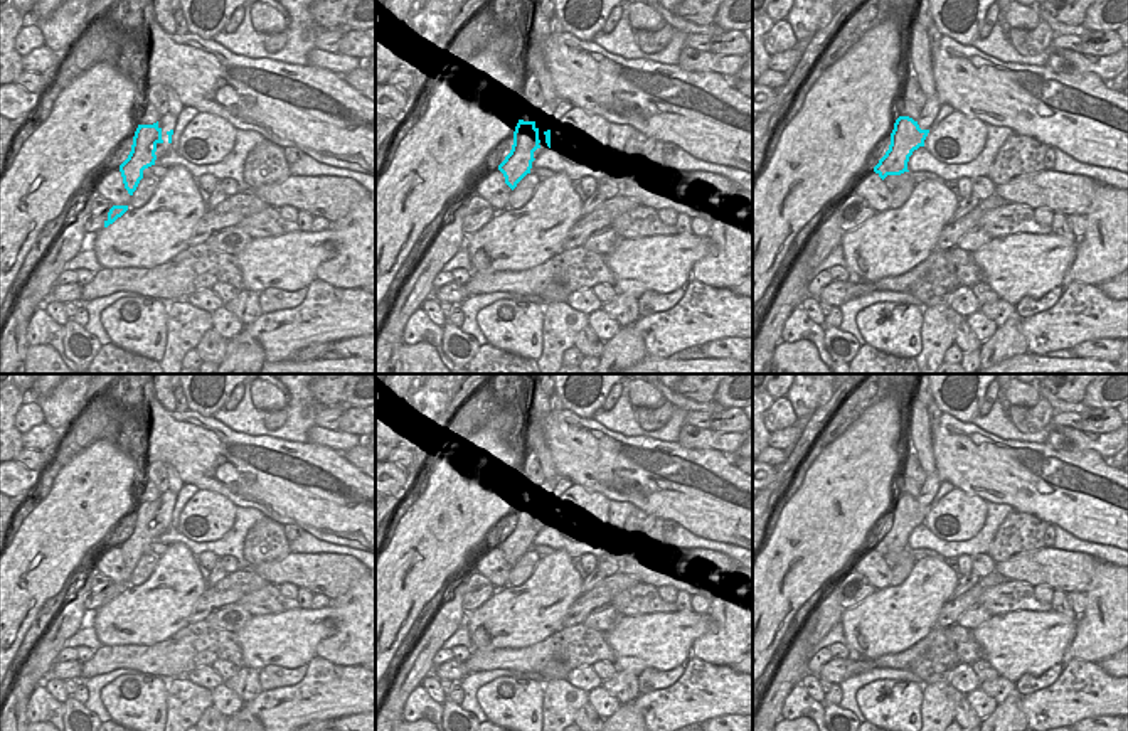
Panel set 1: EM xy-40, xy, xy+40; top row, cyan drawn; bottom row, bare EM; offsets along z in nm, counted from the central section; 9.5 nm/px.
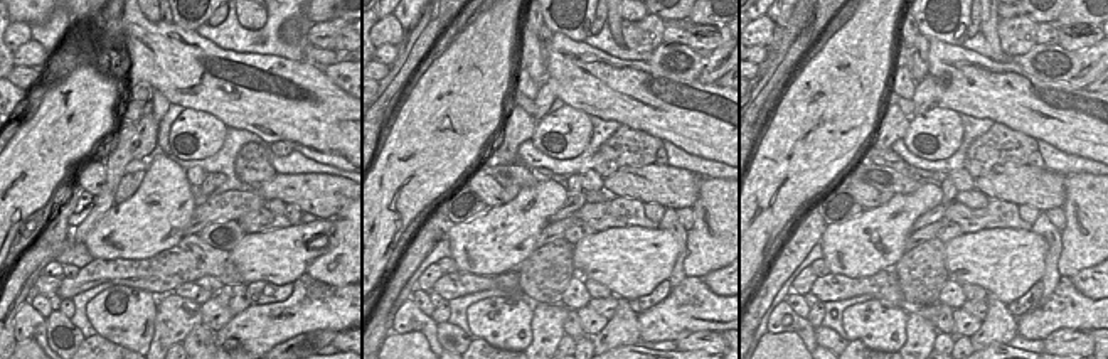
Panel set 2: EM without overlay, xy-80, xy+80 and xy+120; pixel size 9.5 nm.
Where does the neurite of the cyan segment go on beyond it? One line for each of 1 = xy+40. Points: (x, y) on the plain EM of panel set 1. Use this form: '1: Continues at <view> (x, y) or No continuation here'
1: No continuation here.

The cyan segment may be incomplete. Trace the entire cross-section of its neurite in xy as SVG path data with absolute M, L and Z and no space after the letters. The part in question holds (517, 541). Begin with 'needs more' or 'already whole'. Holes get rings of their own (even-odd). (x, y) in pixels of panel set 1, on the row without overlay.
already whole | M519 497L513 509L513 522L498 547L505 554L505 561L513 568L517 561L530 551L534 529L540 526L539 505L535 499Z

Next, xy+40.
already whole | M899 494L891 510L891 522L886 532L874 544L874 549L884 558L887 552L901 552L907 547L909 534L924 517L929 507L921 507L918 499L909 494Z

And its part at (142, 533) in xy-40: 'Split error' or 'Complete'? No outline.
Complete.

